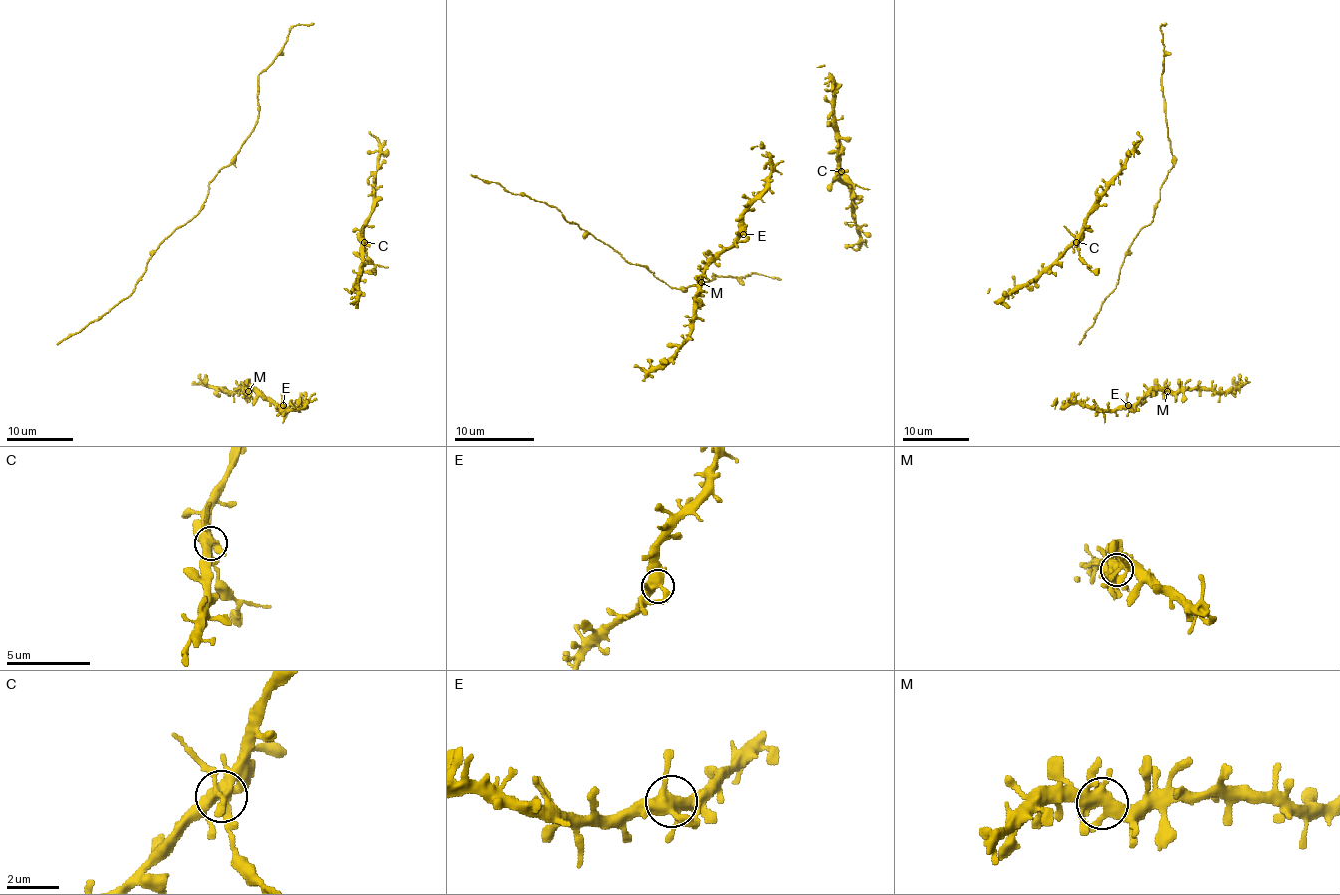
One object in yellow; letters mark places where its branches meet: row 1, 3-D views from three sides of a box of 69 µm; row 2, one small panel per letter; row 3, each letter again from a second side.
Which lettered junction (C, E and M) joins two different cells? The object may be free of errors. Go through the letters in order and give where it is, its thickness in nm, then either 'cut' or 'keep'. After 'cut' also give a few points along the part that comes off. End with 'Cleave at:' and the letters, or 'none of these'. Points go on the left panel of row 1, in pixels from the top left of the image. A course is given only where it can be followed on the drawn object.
C: at (364, 242); 480 nm thick; cut; foreign part runs (364, 241), (366, 258), (374, 266), (371, 271)
E: at (283, 405); 440 nm thick; keep
M: at (248, 391); 480 nm thick; keep
Cleave at: C

